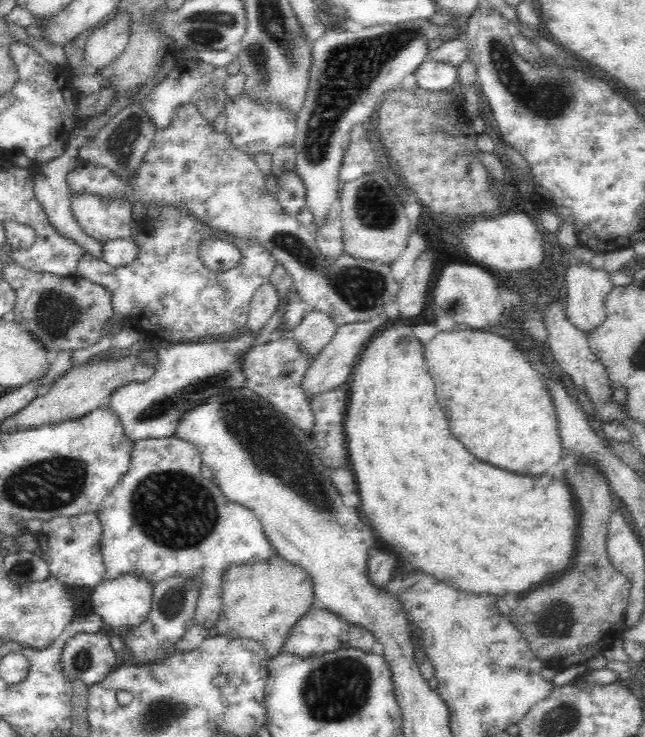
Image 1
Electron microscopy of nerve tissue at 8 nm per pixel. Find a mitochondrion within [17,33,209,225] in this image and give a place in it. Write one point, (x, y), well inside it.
(121, 143)

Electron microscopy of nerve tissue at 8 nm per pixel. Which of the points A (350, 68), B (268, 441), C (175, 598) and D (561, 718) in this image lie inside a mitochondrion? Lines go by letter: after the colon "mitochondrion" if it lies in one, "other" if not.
A: mitochondrion
B: mitochondrion
C: mitochondrion
D: mitochondrion

